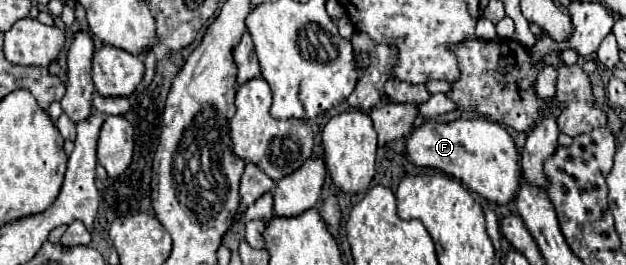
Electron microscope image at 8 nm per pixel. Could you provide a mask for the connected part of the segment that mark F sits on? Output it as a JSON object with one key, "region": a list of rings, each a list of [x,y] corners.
{"region":[[[483,118],[455,120],[449,124],[425,122],[409,136],[407,158],[415,166],[443,170],[445,174],[461,180],[485,200],[497,204],[509,204],[515,200],[521,186],[519,154],[511,134],[501,124]]]}

